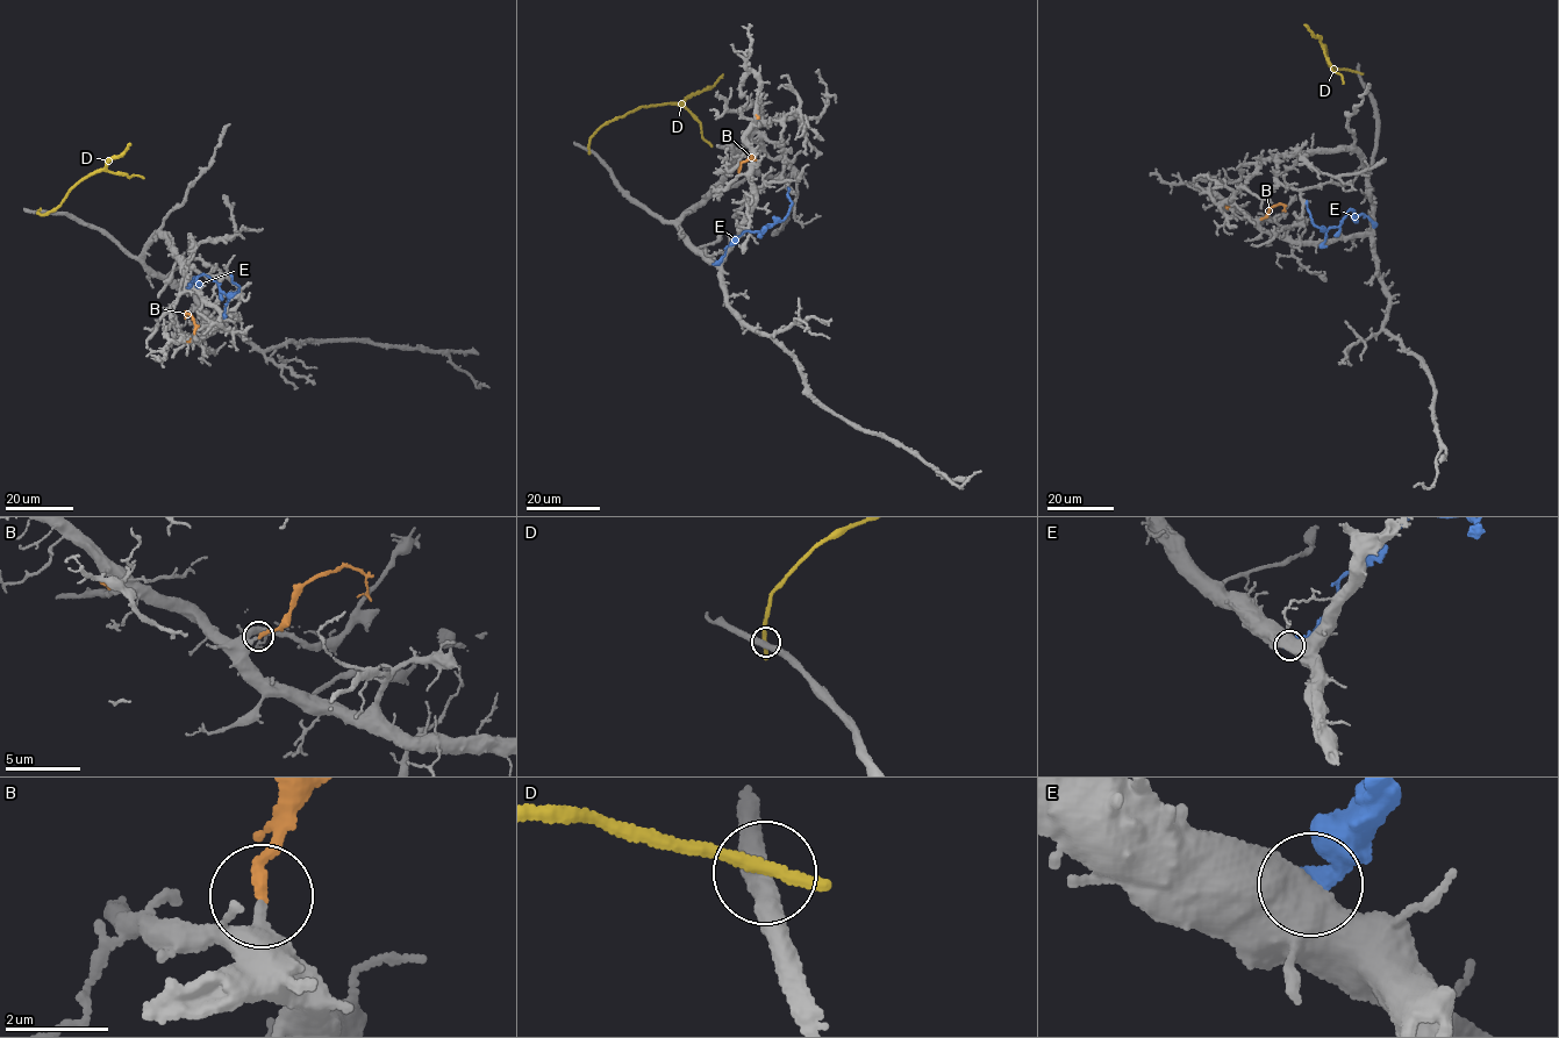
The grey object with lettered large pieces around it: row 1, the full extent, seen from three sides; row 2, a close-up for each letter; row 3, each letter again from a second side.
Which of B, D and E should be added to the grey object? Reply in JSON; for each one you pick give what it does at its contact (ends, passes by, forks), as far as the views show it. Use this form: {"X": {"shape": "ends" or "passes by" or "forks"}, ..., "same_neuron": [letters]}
{"same_neuron": []}

